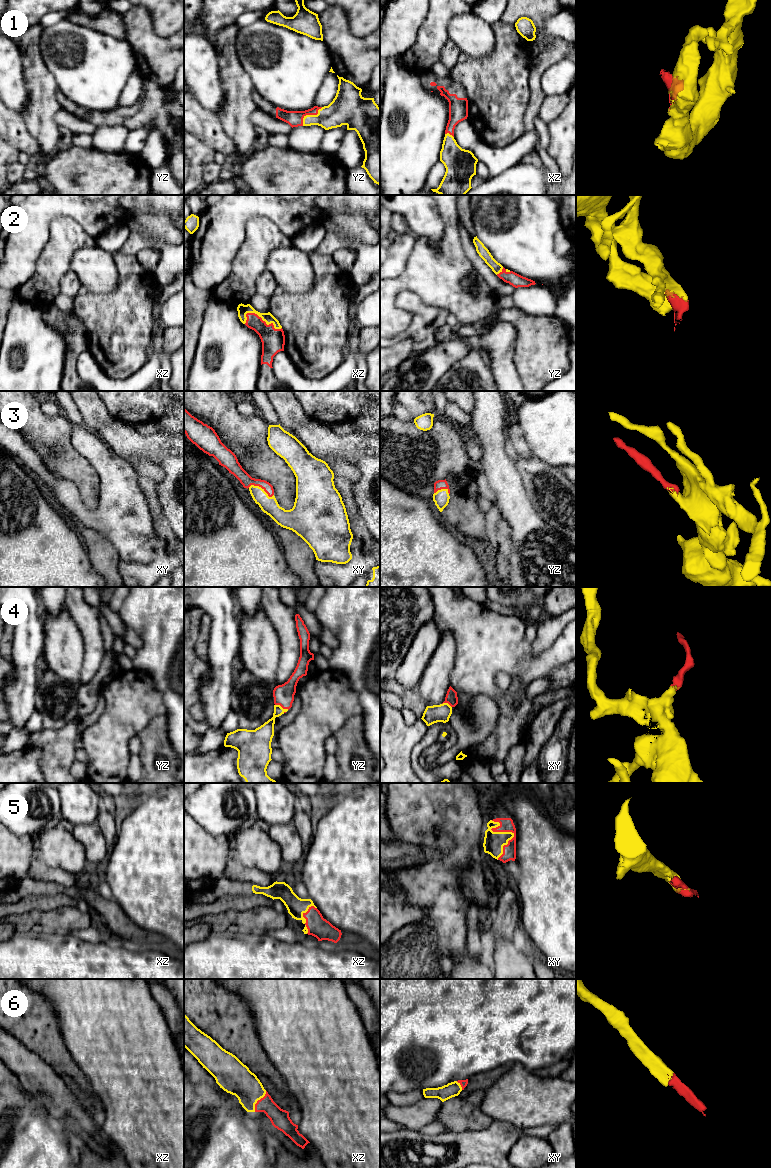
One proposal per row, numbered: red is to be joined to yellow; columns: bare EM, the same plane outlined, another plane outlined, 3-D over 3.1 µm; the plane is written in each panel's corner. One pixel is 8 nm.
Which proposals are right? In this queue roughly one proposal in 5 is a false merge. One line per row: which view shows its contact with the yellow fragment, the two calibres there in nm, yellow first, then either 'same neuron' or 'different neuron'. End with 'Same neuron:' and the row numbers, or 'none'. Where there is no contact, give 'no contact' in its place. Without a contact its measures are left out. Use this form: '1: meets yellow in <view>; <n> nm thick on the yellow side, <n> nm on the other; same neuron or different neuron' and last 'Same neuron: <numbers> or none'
1: meets yellow in yz; 220 nm thick on the yellow side, 130 nm on the other; same neuron
2: meets yellow in xz; 90 nm thick on the yellow side, 190 nm on the other; same neuron
3: meets yellow in xy; 140 nm thick on the yellow side, 100 nm on the other; same neuron
4: meets yellow in yz; 140 nm thick on the yellow side, 160 nm on the other; same neuron
5: meets yellow in xy; 160 nm thick on the yellow side, 110 nm on the other; same neuron
6: meets yellow in xz; 260 nm thick on the yellow side, 150 nm on the other; same neuron
Same neuron: 1, 2, 3, 4, 5, 6

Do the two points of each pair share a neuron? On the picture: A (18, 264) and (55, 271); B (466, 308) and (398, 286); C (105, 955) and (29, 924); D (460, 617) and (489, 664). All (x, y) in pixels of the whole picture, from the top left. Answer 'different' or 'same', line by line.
A: different
B: same
C: different
D: same

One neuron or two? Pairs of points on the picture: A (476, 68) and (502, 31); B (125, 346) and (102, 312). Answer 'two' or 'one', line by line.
A: one
B: one

